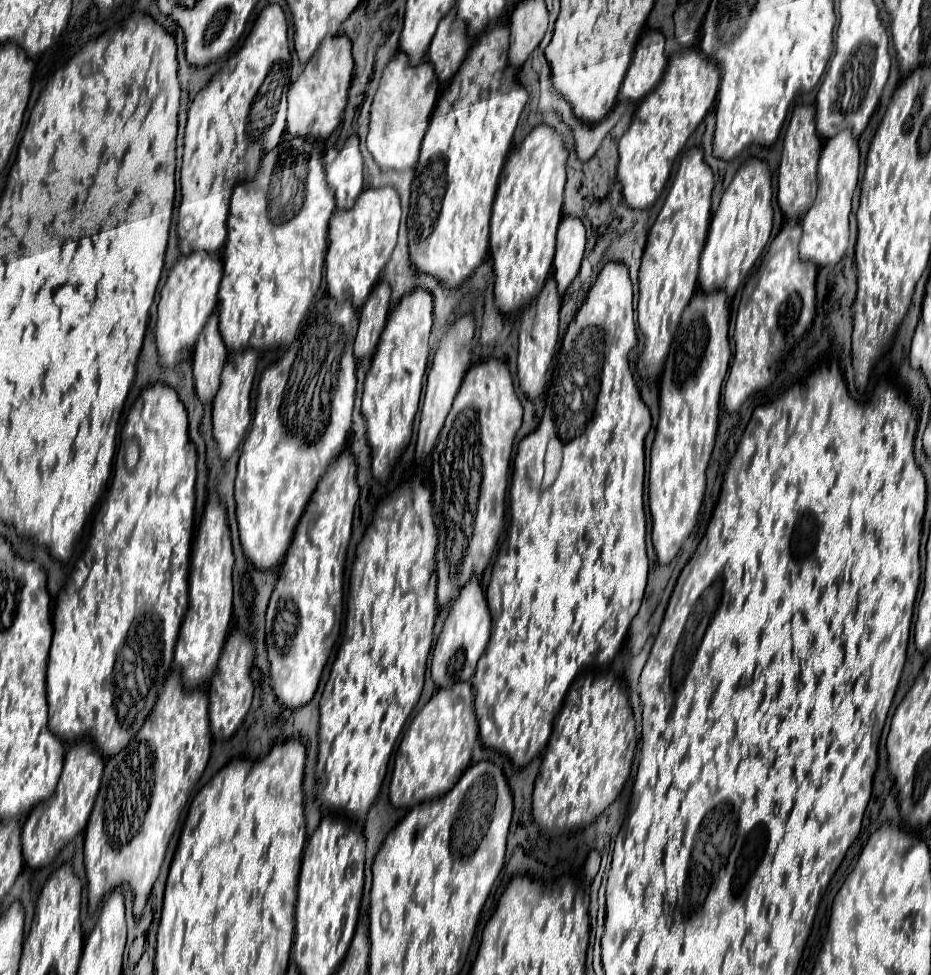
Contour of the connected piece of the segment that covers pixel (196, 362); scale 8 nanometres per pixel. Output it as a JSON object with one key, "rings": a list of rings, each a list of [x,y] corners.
{"rings":[[[215,309],[193,349],[193,379],[195,379],[197,397],[201,399],[201,403],[213,401],[219,387],[219,375],[227,357],[227,349],[223,345],[217,323],[219,319]]]}

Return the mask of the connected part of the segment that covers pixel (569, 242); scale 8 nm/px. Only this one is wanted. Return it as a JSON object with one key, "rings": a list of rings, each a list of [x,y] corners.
{"rings":[[[565,215],[559,223],[557,231],[557,251],[553,261],[553,275],[557,281],[557,287],[561,295],[569,287],[569,283],[575,279],[581,259],[585,251],[585,227],[579,217]]]}

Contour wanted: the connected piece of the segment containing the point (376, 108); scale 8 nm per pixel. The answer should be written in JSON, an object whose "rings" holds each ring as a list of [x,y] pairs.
{"rings":[[[397,51],[383,71],[369,117],[367,149],[381,171],[403,171],[417,165],[419,147],[427,131],[437,95],[439,81],[435,77],[433,65],[429,61],[421,61],[421,65],[411,65],[407,55],[403,51]]]}

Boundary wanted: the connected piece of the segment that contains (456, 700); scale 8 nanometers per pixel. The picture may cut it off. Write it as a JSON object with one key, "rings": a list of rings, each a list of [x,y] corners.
{"rings":[[[471,683],[441,687],[425,707],[411,719],[395,755],[389,783],[389,801],[395,807],[415,807],[423,801],[445,795],[463,775],[477,741],[477,717],[473,709]]]}

